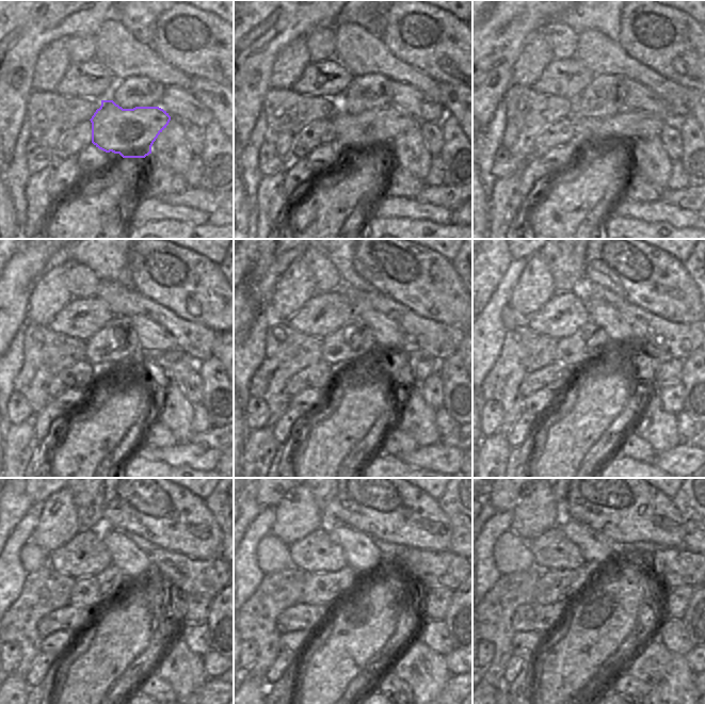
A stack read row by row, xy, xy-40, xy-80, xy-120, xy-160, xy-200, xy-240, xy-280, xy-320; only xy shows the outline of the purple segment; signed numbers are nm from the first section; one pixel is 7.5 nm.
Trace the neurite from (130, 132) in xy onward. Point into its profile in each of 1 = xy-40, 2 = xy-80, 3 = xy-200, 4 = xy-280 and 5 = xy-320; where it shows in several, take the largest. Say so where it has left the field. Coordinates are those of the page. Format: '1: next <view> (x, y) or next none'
1: next xy-40 (373, 130)
2: next xy-80 (619, 129)
3: next xy-200 (668, 368)
4: next xy-280 (434, 605)
5: next xy-320 (675, 602)

